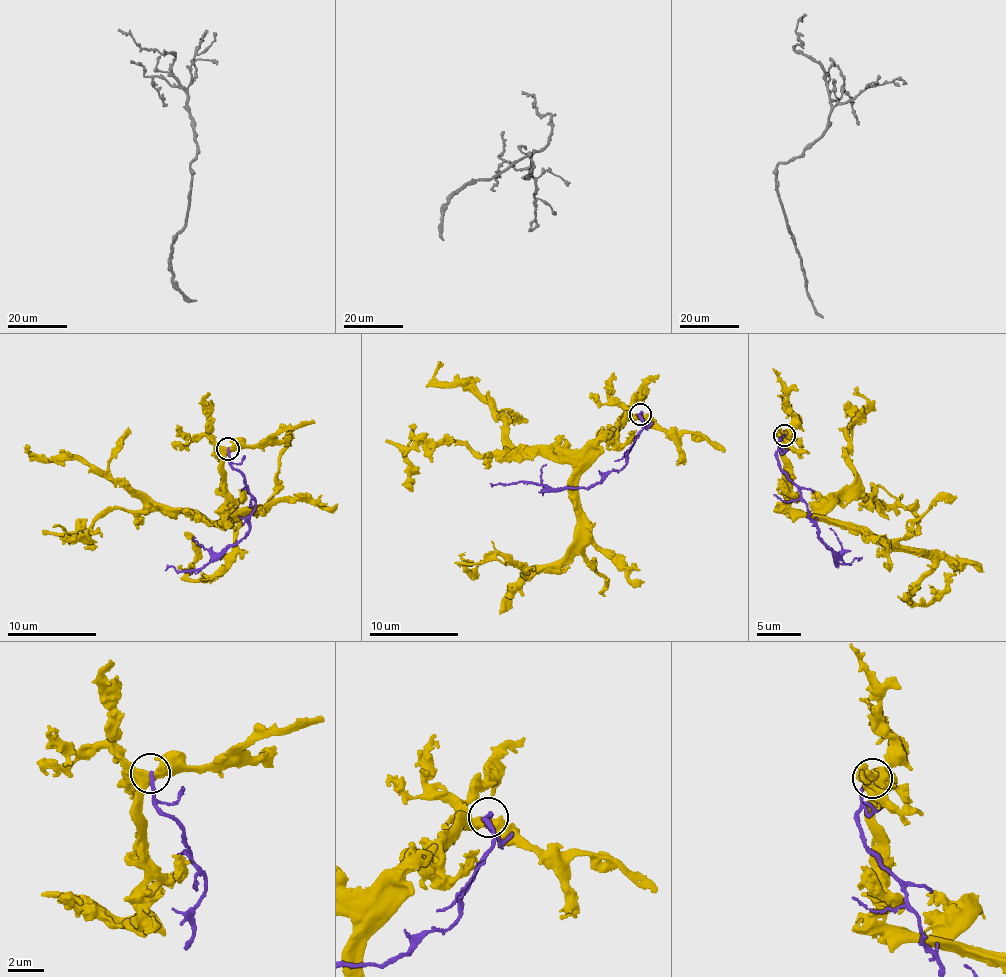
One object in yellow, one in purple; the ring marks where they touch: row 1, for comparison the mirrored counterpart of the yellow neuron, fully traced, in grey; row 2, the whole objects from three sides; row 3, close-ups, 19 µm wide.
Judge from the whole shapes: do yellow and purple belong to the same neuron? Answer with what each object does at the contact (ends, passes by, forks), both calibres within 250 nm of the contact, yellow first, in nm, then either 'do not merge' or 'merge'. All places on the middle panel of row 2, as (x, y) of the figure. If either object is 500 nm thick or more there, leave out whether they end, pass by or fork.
yellow passes by | purple ends | 480/240 nm | do not merge

